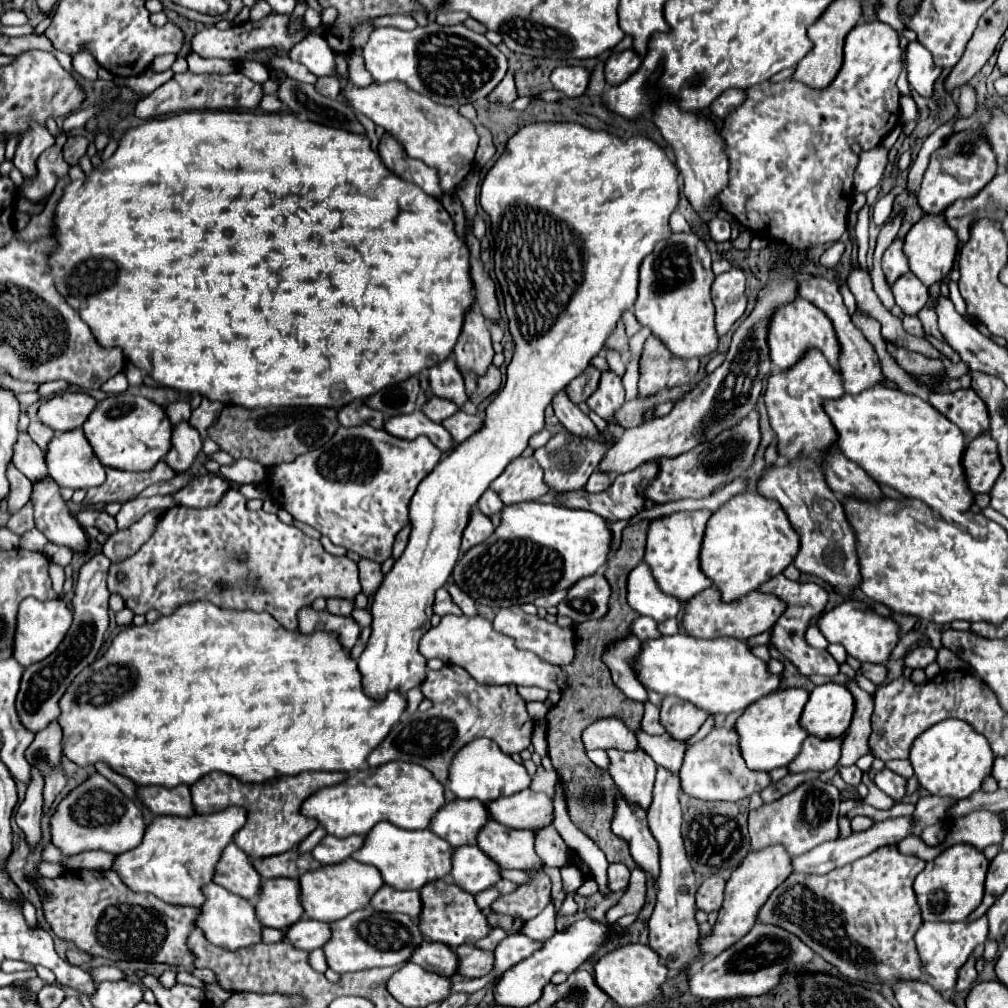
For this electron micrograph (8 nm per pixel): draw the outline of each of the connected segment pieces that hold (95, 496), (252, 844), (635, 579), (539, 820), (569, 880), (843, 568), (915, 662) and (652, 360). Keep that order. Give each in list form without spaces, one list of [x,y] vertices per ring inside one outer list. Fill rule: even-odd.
[[[158,461],[150,471],[120,471],[120,469],[106,469],[106,481],[100,487],[86,489],[86,503],[106,505],[112,501],[126,503],[130,497],[138,495],[152,483],[172,479],[176,471],[166,463]]]
[[[214,771],[200,777],[194,785],[190,785],[190,793],[196,813],[212,813],[230,805],[246,809],[248,821],[240,829],[240,833],[234,835],[234,843],[244,853],[248,853],[250,859],[254,859],[254,857],[270,857],[286,853],[294,845],[304,841],[318,827],[318,823],[298,813],[302,801],[308,799],[314,791],[328,785],[336,785],[346,777],[348,777],[346,773],[302,773],[296,777],[278,777],[266,783],[244,783],[234,775]]]
[[[640,561],[628,575],[628,603],[634,611],[652,617],[656,623],[680,613],[680,601],[658,587],[646,561]]]
[[[524,789],[512,797],[486,803],[490,819],[512,829],[538,829],[552,823],[552,803],[544,793]]]
[[[566,865],[560,868],[564,887],[580,887],[582,885],[582,873],[574,865]]]
[[[800,459],[792,463],[778,463],[768,467],[768,471],[758,481],[758,491],[764,497],[776,499],[792,519],[794,529],[800,535],[800,551],[794,559],[794,565],[800,573],[810,573],[824,583],[828,583],[838,595],[852,597],[852,591],[860,585],[860,563],[856,555],[856,535],[852,525],[846,519],[844,507],[826,485],[822,467],[812,459]],[[830,523],[830,527],[824,527]]]
[[[918,645],[914,651],[910,651],[910,655],[906,655],[904,661],[906,661],[906,665],[912,667],[912,669],[916,669],[916,667],[924,669],[924,667],[928,667],[930,663],[936,661],[936,649],[930,647],[930,645]]]
[[[650,335],[640,357],[638,395],[650,397],[660,389],[688,385],[696,379],[696,373],[698,361],[672,361],[672,357],[668,357],[668,349],[664,349],[664,345],[660,345],[660,341]]]

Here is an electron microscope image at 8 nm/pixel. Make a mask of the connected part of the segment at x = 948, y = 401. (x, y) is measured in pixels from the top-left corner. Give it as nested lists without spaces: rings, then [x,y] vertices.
[[[972,387],[954,393],[930,393],[928,403],[956,423],[966,441],[976,439],[980,433],[990,433],[988,407],[984,407],[984,401],[972,391]]]

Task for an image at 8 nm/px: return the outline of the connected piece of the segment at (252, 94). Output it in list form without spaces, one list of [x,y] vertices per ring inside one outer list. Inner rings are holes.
[[[240,71],[228,75],[174,75],[168,83],[160,85],[146,99],[134,107],[134,115],[140,119],[152,119],[166,113],[180,111],[254,111],[262,99],[262,85],[250,81]]]

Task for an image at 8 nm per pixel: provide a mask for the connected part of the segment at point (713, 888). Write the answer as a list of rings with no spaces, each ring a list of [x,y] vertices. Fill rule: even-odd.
[[[712,875],[712,877],[704,879],[704,883],[696,891],[696,905],[698,905],[698,909],[702,909],[706,913],[718,911],[720,905],[722,905],[724,883],[726,881],[720,875]]]

